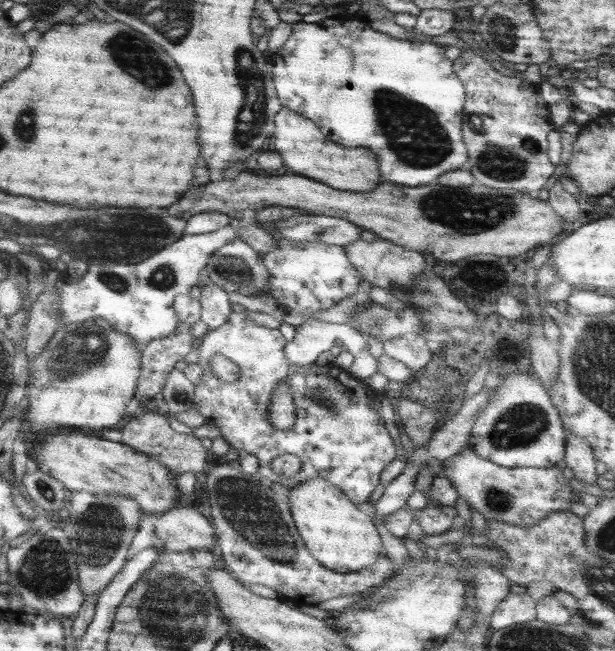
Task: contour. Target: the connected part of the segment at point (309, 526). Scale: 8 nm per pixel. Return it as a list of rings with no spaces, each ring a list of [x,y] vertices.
[[[315,478],[295,483],[286,497],[303,545],[323,568],[340,573],[359,571],[371,565],[384,550],[368,512],[354,505],[327,480]]]

